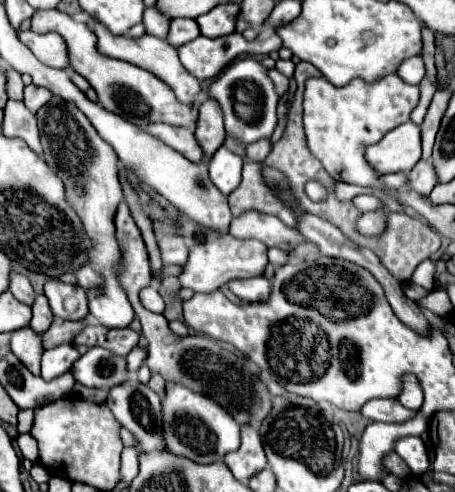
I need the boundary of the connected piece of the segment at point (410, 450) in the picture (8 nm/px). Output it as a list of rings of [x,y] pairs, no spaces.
[[[404,437],[396,443],[396,453],[415,474],[415,470],[427,470],[430,465],[427,448],[420,437]]]

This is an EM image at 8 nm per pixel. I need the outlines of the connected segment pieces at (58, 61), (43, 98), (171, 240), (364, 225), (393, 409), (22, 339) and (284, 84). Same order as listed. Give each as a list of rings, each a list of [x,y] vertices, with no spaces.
[[[20,31],[20,41],[36,55],[36,59],[48,67],[56,69],[70,69],[66,43],[58,33],[34,33],[34,31]]]
[[[28,85],[24,89],[24,105],[36,113],[38,107],[44,107],[48,101],[52,99],[52,93],[46,87],[38,87],[38,85]]]
[[[166,235],[158,241],[158,247],[164,265],[184,265],[188,259],[188,247],[178,235]]]
[[[378,209],[378,211],[372,211],[372,213],[364,213],[358,219],[358,229],[364,235],[378,235],[380,231],[384,231],[384,227],[382,227],[384,223],[386,223],[386,211]]]
[[[374,399],[366,403],[360,413],[372,421],[386,423],[404,423],[416,415],[416,411],[408,411],[406,407],[402,407],[398,399]]]
[[[22,327],[12,333],[10,349],[34,375],[40,375],[40,357],[44,351],[36,351],[36,343],[42,345],[40,335],[34,333],[30,327]]]
[[[272,69],[272,71],[270,71],[270,77],[272,77],[274,85],[276,85],[276,92],[278,95],[284,95],[290,87],[290,77],[282,75],[278,69]]]

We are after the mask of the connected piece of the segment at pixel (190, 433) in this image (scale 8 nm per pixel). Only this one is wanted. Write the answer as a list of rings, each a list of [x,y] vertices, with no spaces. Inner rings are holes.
[[[166,383],[166,393],[162,399],[162,431],[166,451],[196,463],[220,461],[226,453],[240,447],[240,425],[234,423],[234,417],[226,409],[218,407],[210,395],[190,391],[178,383]]]

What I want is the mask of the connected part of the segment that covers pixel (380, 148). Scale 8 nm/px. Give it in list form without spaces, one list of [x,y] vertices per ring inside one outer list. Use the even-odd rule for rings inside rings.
[[[408,121],[400,127],[386,133],[386,137],[368,147],[366,159],[380,173],[396,173],[410,171],[422,157],[422,141],[420,141],[420,125]]]

